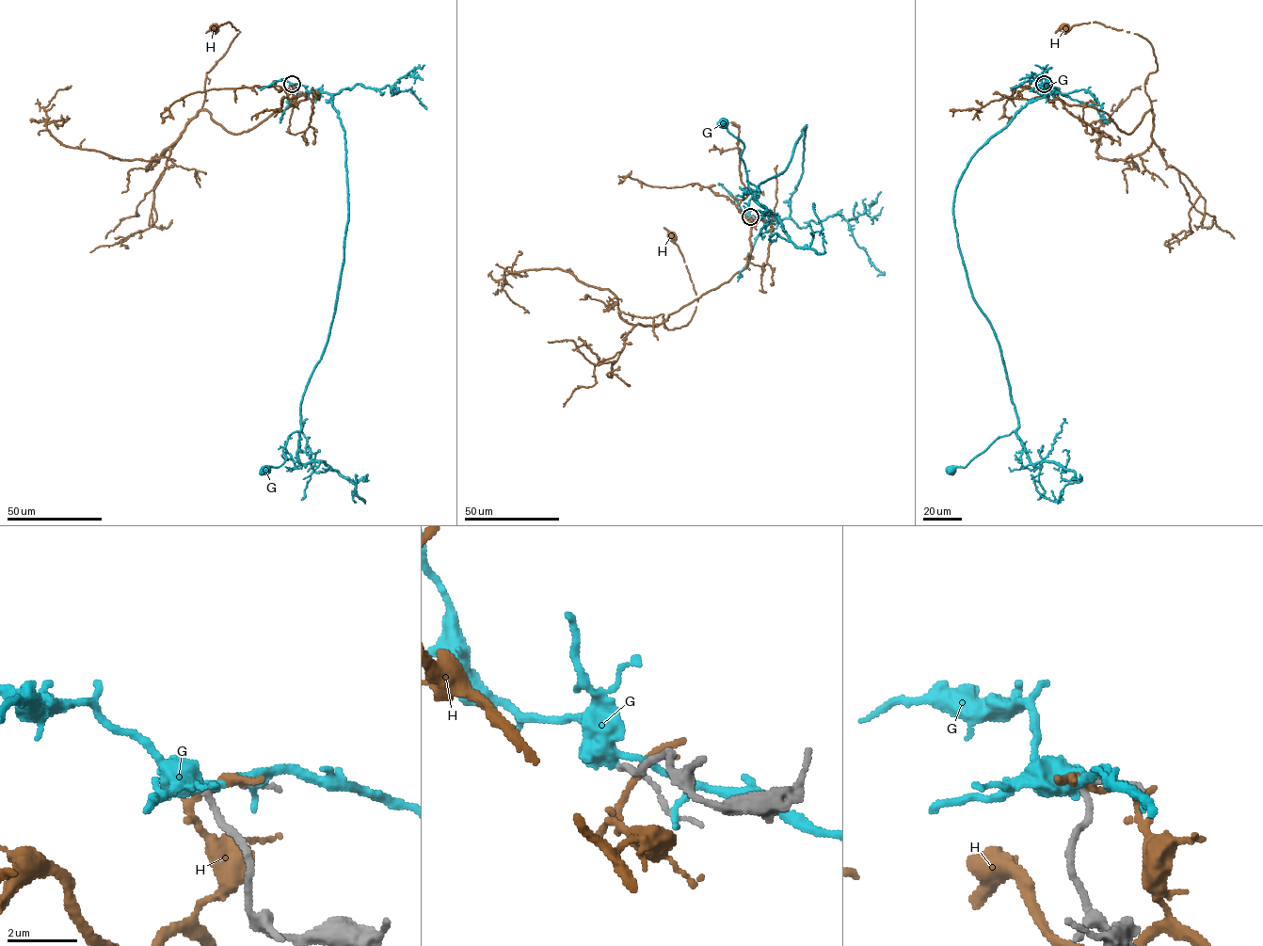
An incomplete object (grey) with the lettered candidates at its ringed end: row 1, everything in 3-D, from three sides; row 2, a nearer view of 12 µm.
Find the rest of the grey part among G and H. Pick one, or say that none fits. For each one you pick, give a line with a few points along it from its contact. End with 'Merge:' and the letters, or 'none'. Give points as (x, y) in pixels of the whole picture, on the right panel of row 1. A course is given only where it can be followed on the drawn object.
Merge: none

